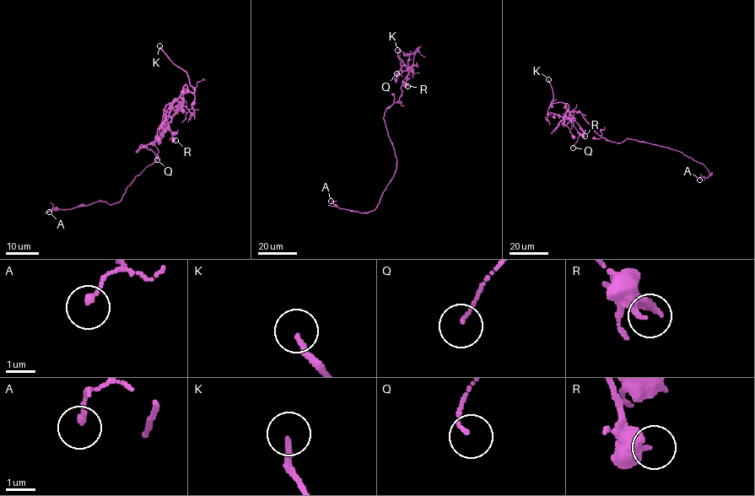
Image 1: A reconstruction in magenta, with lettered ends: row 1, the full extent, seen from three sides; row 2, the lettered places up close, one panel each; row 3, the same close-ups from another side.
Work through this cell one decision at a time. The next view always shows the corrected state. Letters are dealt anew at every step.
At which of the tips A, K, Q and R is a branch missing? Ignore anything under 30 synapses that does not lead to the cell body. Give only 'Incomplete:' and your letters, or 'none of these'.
Incomplete: K

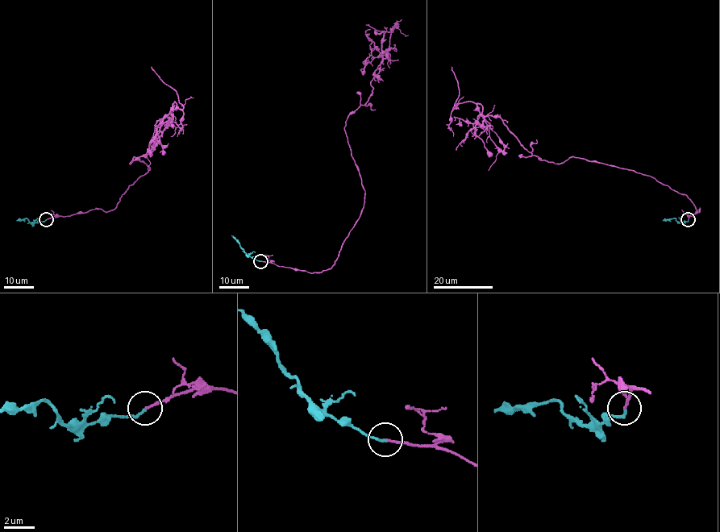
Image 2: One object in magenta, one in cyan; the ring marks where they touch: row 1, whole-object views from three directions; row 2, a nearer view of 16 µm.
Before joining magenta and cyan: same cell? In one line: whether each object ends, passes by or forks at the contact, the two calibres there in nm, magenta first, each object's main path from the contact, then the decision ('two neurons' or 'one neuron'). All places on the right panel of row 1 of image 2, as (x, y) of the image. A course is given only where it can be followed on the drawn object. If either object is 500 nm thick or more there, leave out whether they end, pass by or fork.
magenta ends; cyan ends; calibres 140 and 160 nm; course magenta (688, 219), (700, 208), (654, 178), (576, 157), (547, 162), (480, 104), (452, 109), (451, 66); course cyan (688, 219), (683, 222), (675, 218), (662, 220); one neuron

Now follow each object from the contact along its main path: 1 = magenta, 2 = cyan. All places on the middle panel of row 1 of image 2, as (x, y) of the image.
1: (260, 261), (329, 269), (360, 215), (364, 190), (345, 121), (372, 93), (398, 27), (366, 25)
2: (260, 261), (248, 256), (231, 235)

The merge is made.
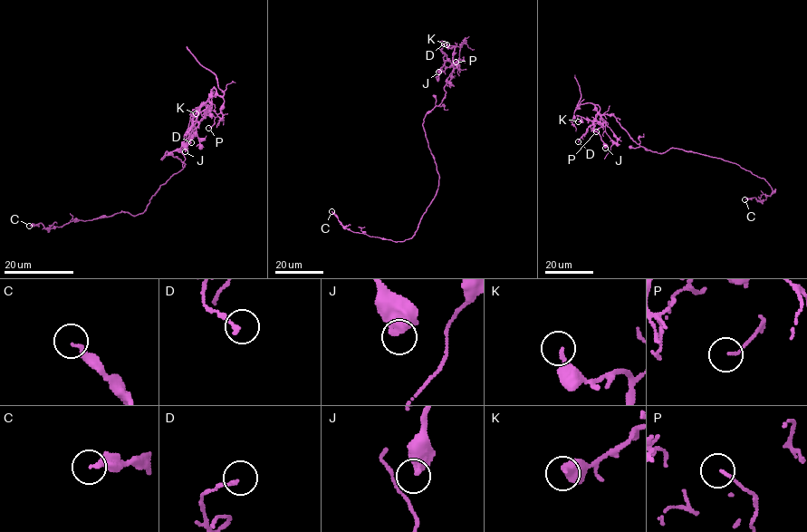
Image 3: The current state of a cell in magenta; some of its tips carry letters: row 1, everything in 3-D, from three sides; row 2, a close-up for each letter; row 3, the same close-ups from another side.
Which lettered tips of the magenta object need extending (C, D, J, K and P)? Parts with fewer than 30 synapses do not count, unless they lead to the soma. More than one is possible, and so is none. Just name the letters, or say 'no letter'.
no letter

